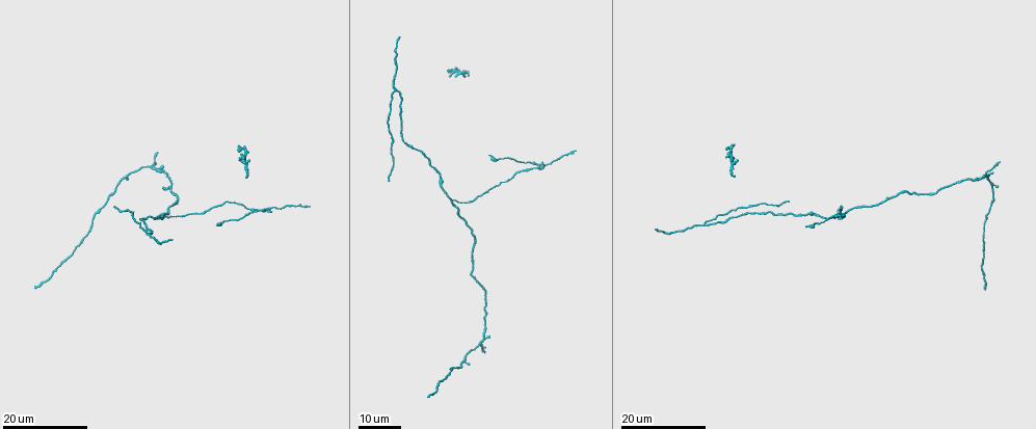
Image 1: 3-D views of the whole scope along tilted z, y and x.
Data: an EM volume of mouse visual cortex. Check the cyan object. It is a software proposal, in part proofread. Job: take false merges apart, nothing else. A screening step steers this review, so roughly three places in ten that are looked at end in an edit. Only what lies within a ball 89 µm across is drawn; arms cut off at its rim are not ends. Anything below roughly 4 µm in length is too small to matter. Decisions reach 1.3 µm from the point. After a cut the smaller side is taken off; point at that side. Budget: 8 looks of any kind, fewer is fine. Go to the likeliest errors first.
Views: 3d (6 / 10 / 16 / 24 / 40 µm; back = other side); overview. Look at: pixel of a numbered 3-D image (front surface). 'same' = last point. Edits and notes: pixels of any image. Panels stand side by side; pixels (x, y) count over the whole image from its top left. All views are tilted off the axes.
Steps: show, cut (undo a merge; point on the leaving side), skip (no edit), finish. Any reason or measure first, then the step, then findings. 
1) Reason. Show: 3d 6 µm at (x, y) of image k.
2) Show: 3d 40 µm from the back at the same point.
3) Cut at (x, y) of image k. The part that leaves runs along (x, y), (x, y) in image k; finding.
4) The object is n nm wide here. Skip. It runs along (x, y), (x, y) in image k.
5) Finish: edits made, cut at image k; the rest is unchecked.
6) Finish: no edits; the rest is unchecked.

Two arms at a narrow angle. Show: 3d 16 µm at (269, 210) of image 1.

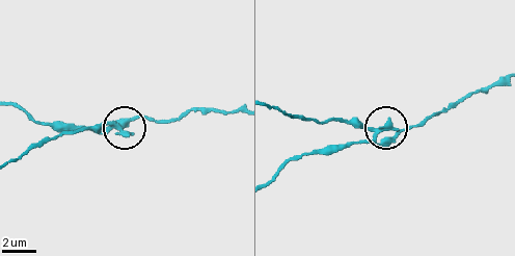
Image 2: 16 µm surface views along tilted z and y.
Show: 3d 6 µm at (114, 127) of image 2.

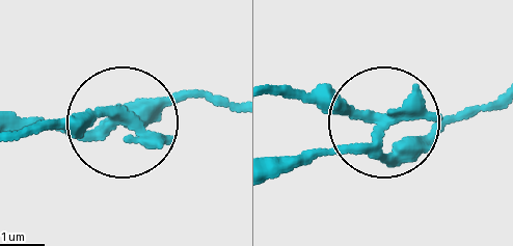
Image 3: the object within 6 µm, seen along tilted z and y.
The side arm is 12 µm long; 5 arms meet here. Cut at (72, 137) of image 3. Two cells meet here.

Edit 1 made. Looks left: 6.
Arms run side by side. Show: 3d 24 µm at (481, 342) of image 1.

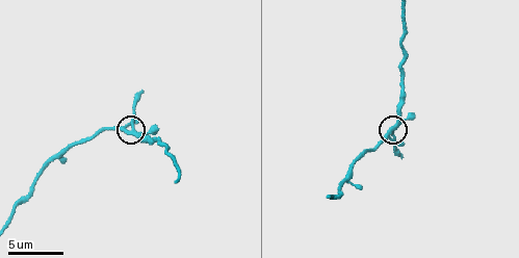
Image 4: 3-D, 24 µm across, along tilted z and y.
Show: 3d 6 µm at (134, 132) of image 4.

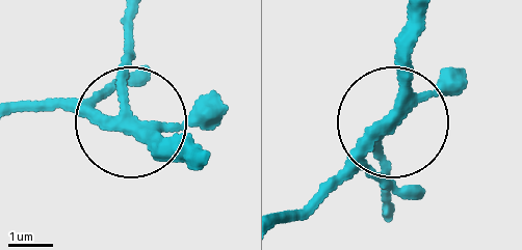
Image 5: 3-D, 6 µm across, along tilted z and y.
5 arms meet here. Skip. It runs along (202, 149), (140, 128), (128, 109), (120, 74), (129, 15) in image 5; one cell here.

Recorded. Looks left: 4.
A fork. Show: 3d 24 µm at (451, 202) of image 1.

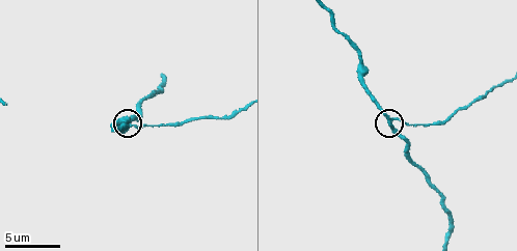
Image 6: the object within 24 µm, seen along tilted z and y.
Zoom in. Show: 3d 6 µm at (389, 119) of image 6.

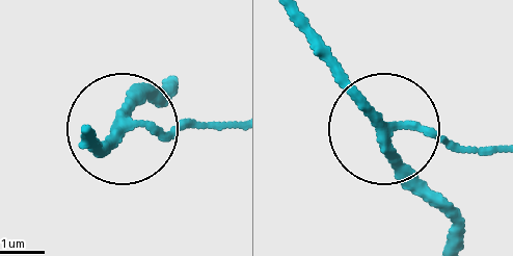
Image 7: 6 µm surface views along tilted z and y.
The object is 230 nm wide here. Skip. It runs along (453, 238), (388, 135), (496, 151) in image 7; all the same cell.

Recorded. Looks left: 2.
Arms part here. Show: 3d 16 µm at (395, 90) of image 1.

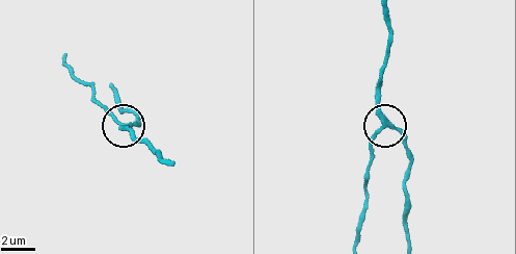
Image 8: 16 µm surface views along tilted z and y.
Closer look. Show: 3d 10 µm at (121, 125) of image 8.

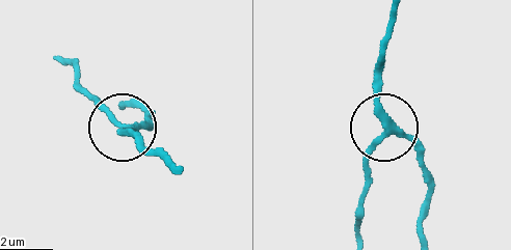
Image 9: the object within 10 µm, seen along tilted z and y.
3 arms meet here. Skip. It runs along (424, 237), (426, 176), (415, 150), (383, 118), (378, 67) in image 9; one cell here.

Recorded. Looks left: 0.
Finish: edits made, cut at image 3; the rest is unchecked.

